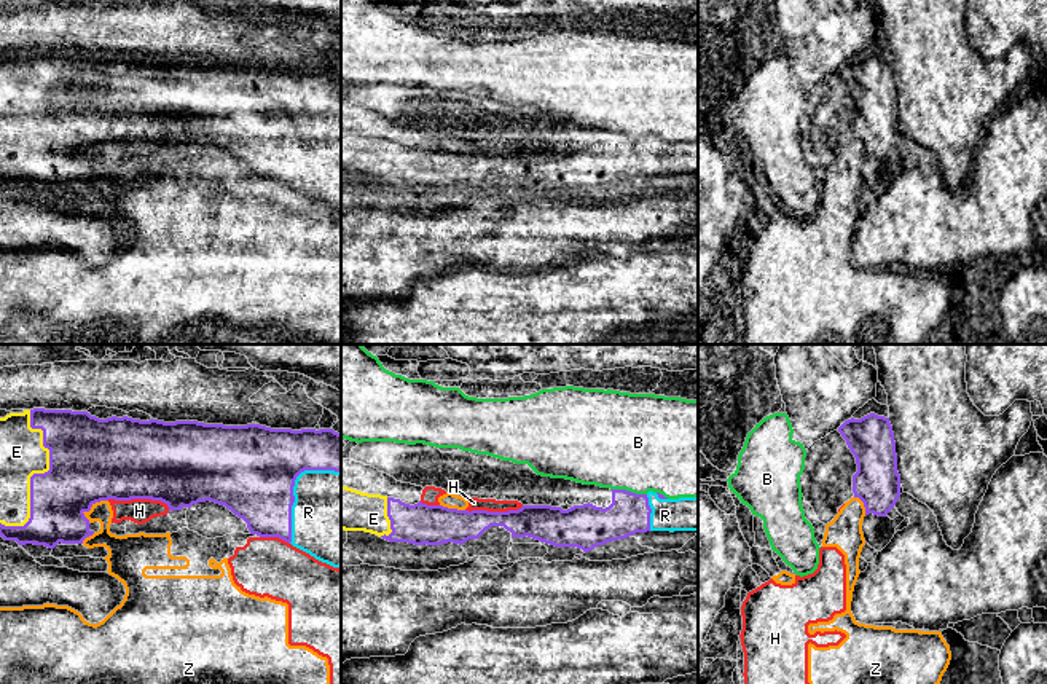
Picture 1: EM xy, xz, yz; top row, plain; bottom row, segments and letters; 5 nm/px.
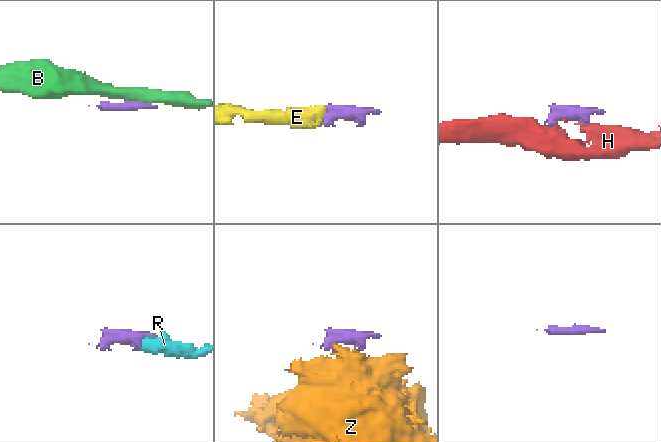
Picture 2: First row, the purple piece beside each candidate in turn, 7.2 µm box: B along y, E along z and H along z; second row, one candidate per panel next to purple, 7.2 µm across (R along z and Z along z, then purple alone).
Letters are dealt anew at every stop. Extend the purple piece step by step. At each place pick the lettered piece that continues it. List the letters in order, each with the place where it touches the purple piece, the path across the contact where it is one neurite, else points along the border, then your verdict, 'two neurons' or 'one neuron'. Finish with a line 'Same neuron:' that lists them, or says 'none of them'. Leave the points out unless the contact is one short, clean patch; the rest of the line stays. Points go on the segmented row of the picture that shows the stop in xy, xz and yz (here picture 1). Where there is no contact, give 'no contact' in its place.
B: xz (628, 491) | two neurons
E: xy (39, 474) | one neuron
H: xy (139, 498) | two neurons
R: xy (292, 488) | one neuron
Z: xy (91, 506) | two neurons
Same neuron: E, R

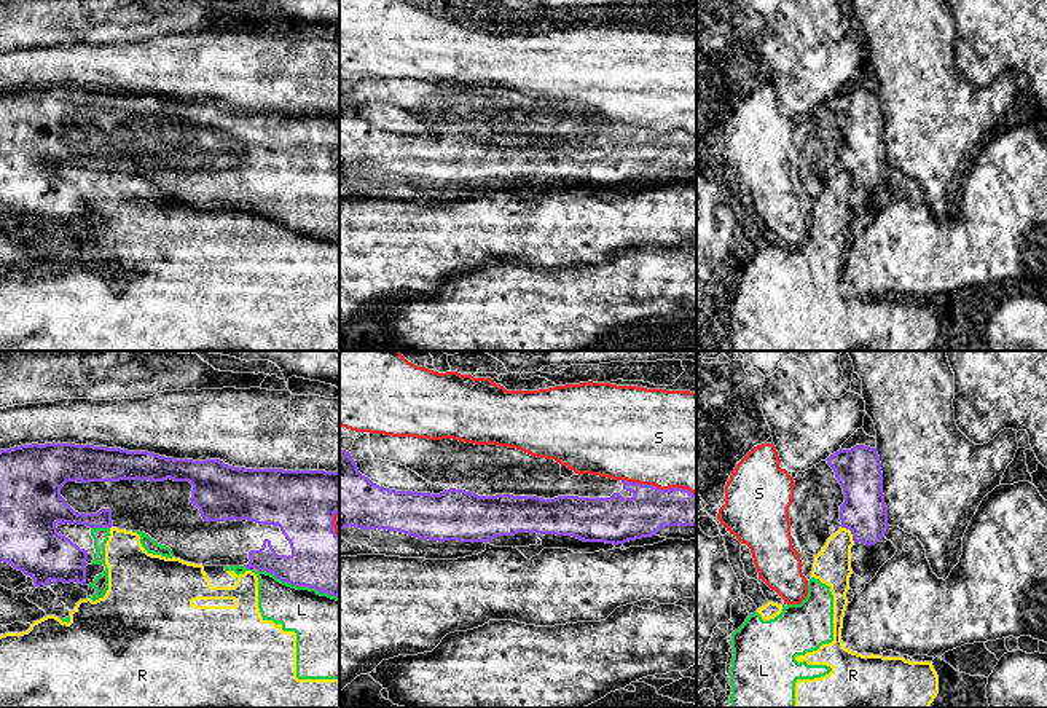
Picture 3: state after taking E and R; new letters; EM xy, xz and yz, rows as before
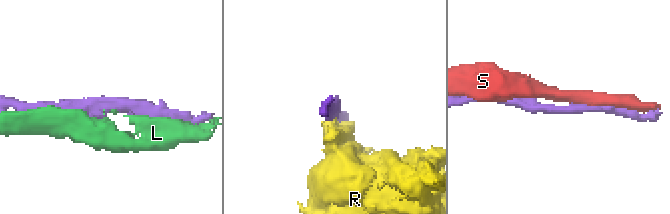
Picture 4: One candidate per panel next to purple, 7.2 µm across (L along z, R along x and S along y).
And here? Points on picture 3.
L: xy (298, 586) | two neurons
R: yz (851, 533) | two neurons
S: xz (658, 488) | two neurons
Same neuron: none of them

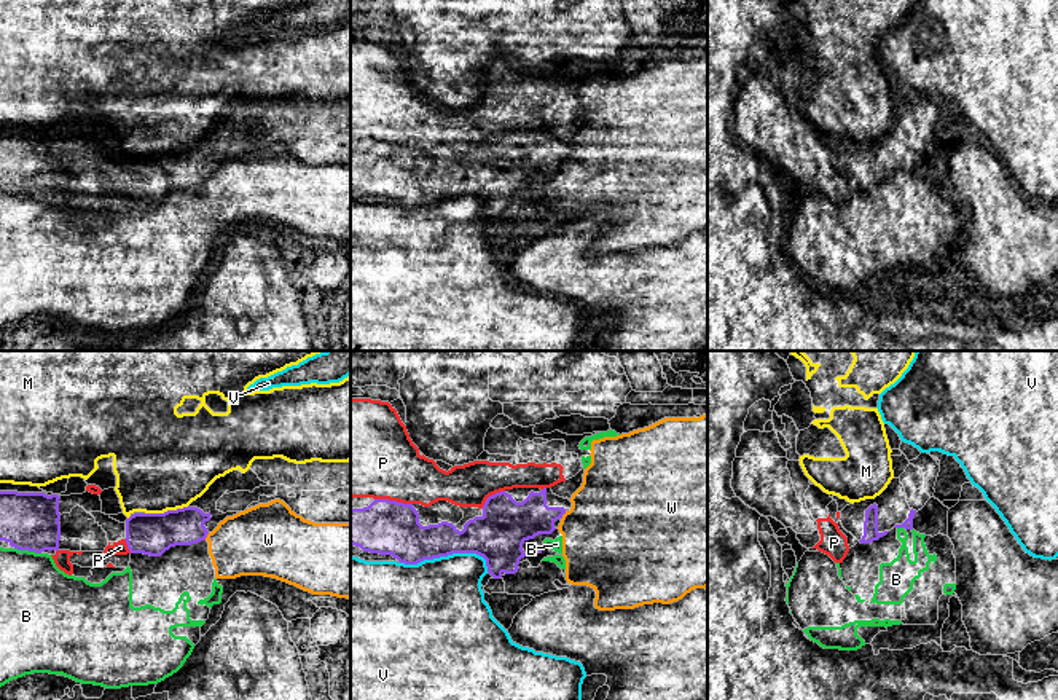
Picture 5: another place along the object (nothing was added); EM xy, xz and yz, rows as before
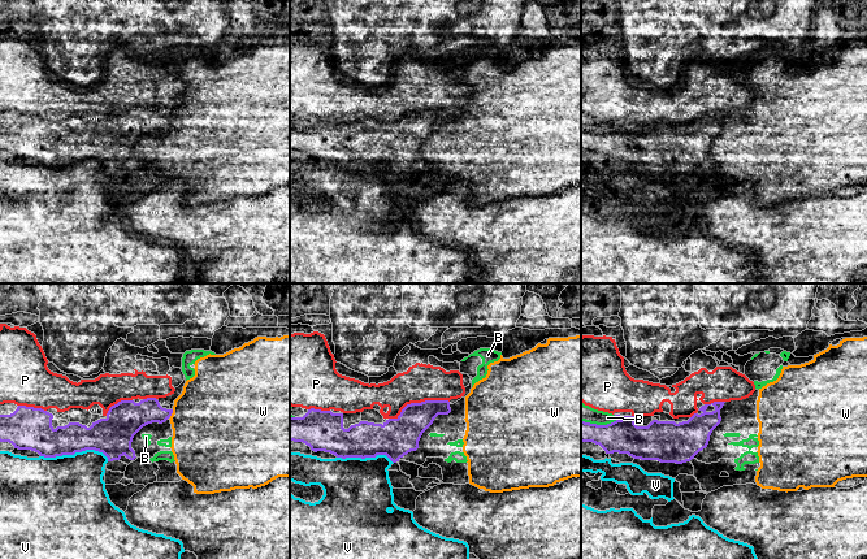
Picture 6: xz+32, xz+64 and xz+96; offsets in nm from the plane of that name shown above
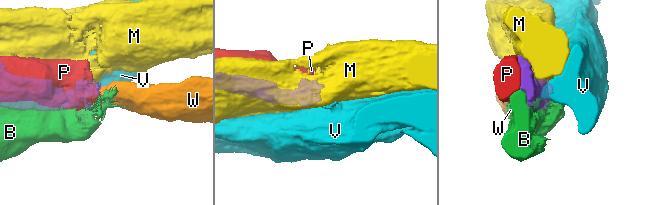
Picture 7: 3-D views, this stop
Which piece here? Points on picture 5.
B: xy (27, 549) | two neurons
M: xy (168, 511) | two neurons
P: xz (394, 501) | two neurons
V: xz (448, 554) | two neurons
W: xy (206, 536) | along xy (209, 533), (204, 539) | two neurons
Same neuron: none of them

